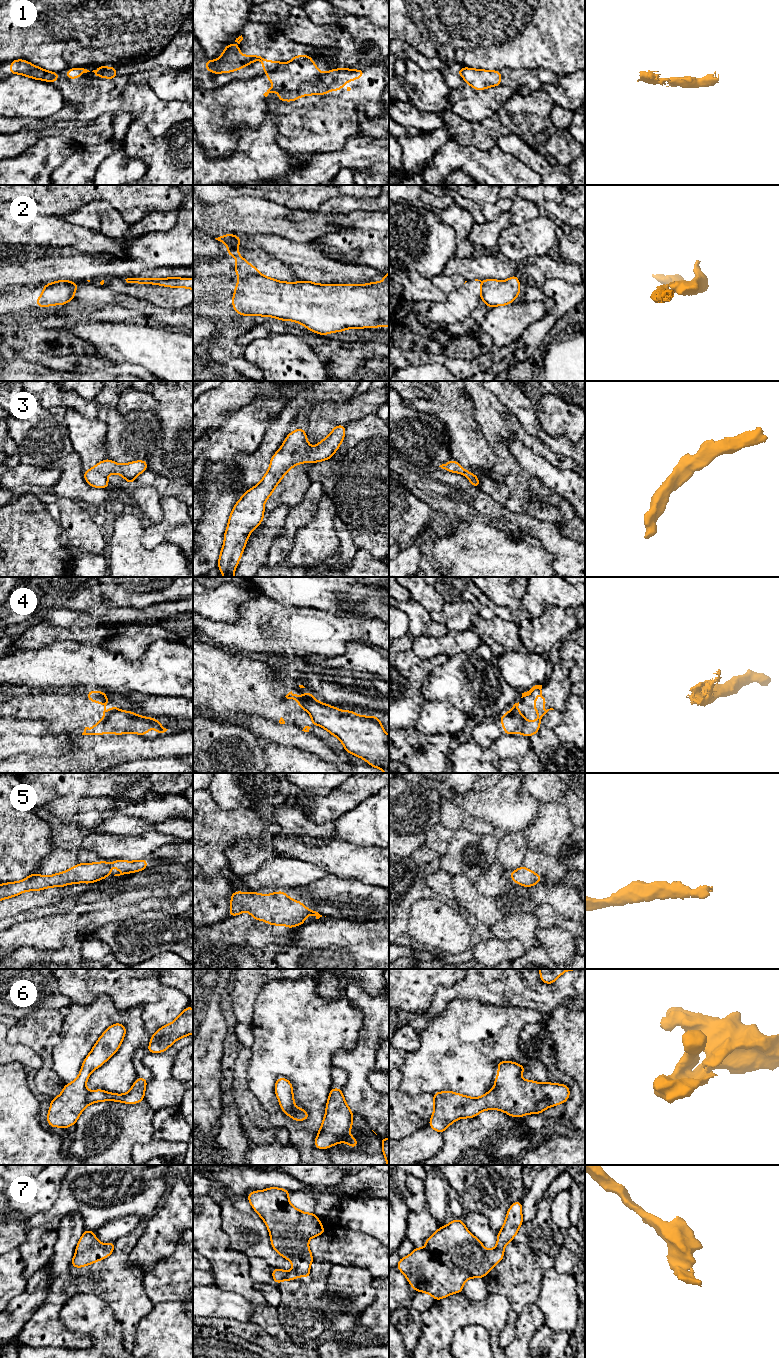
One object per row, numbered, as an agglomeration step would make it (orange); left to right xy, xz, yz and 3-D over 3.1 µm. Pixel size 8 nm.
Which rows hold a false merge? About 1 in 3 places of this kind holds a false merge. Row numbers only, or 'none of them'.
1, 2, 4

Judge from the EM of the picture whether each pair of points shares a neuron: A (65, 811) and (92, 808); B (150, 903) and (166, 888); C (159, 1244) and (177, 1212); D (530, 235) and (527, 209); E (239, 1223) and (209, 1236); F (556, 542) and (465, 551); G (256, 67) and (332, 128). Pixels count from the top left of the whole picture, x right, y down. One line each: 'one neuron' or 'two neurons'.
A: one neuron
B: two neurons
C: one neuron
D: two neurons
E: two neurons
F: two neurons
G: two neurons

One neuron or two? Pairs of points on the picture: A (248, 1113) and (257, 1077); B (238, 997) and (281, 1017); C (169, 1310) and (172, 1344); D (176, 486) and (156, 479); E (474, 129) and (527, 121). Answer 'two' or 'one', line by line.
A: two
B: two
C: one
D: one
E: one

